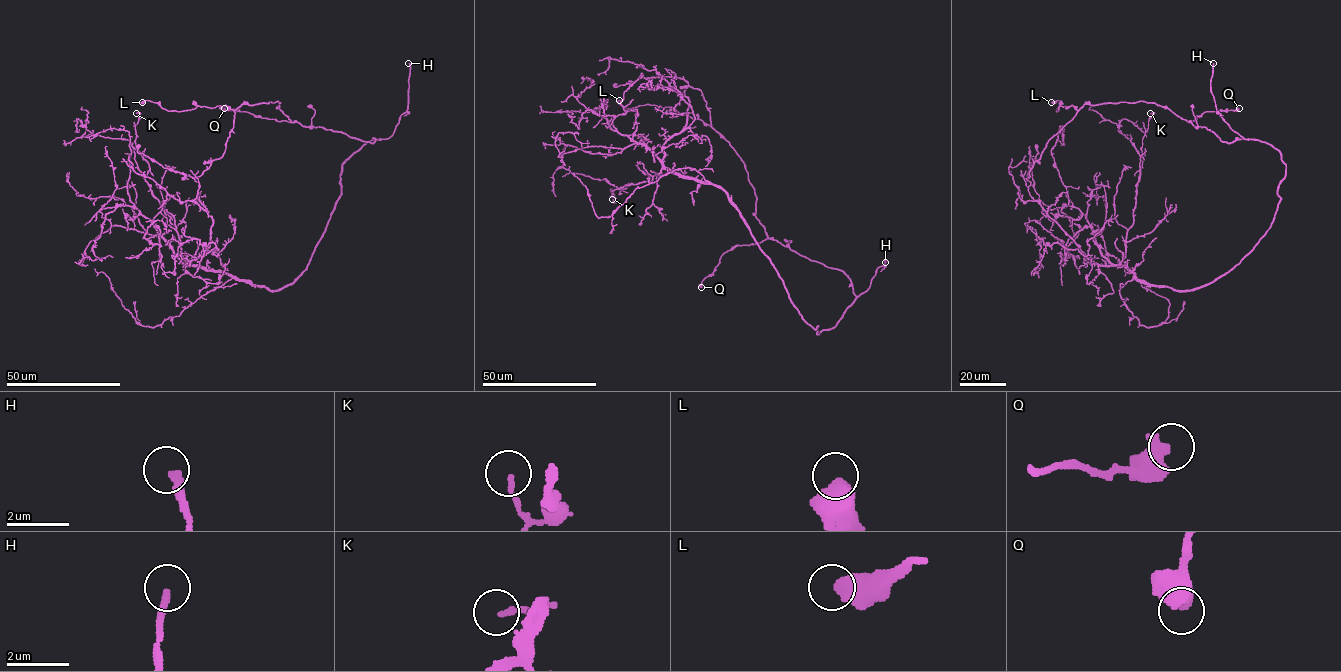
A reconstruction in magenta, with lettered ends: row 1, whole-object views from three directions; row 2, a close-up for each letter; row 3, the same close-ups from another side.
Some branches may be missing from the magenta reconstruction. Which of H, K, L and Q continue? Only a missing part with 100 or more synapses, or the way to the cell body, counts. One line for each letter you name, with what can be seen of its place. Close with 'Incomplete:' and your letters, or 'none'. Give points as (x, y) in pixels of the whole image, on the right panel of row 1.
H: at (1213, 63)
Incomplete: H

